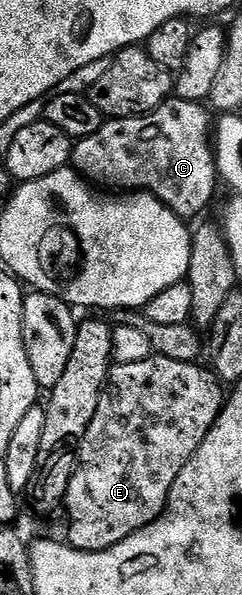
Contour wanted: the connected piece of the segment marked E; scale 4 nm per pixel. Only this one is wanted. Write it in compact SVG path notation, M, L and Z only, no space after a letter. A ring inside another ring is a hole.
M152 354L149 358L145 358L145 362L115 364L112 367L110 374L107 375L106 385L99 399L97 414L93 414L93 422L89 422L89 430L85 430L85 438L79 443L75 473L69 482L69 490L67 491L65 513L67 512L67 520L71 525L67 528L68 537L66 536L66 539L72 548L80 548L83 552L100 552L106 548L112 548L117 542L129 538L134 532L139 532L145 526L152 524L167 509L167 499L173 490L173 482L177 482L177 474L181 474L181 470L190 462L193 454L197 454L201 442L205 442L209 430L218 422L225 403L224 381L220 380L210 367L204 366L202 368L201 365L202 363L199 362L193 364L173 362L173 358Z

